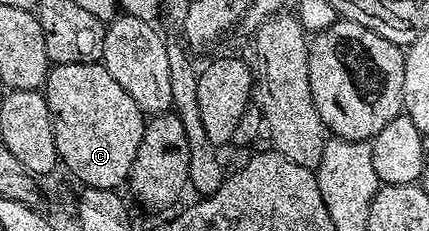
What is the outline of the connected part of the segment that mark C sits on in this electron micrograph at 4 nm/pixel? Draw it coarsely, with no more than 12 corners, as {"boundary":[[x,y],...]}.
{"boundary":[[101,63],[54,65],[44,92],[75,182],[117,190],[147,118]]}

